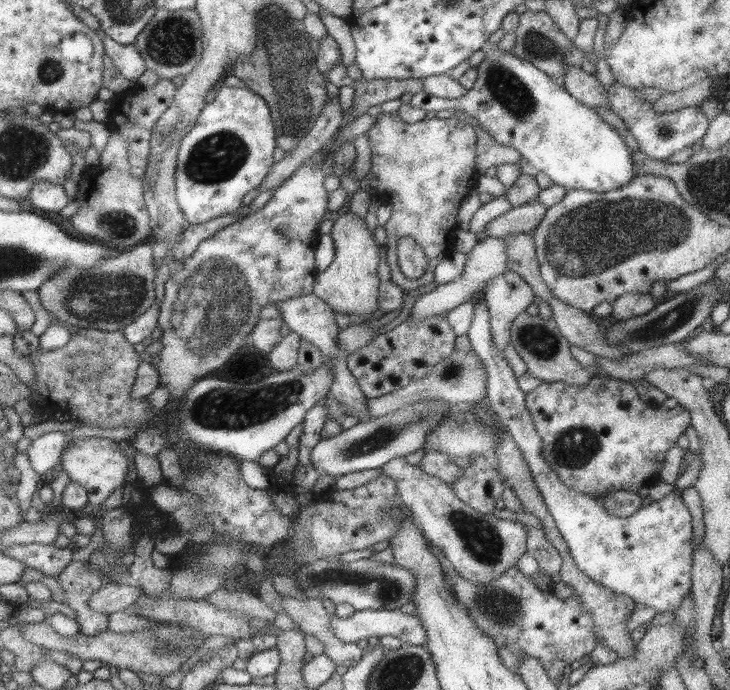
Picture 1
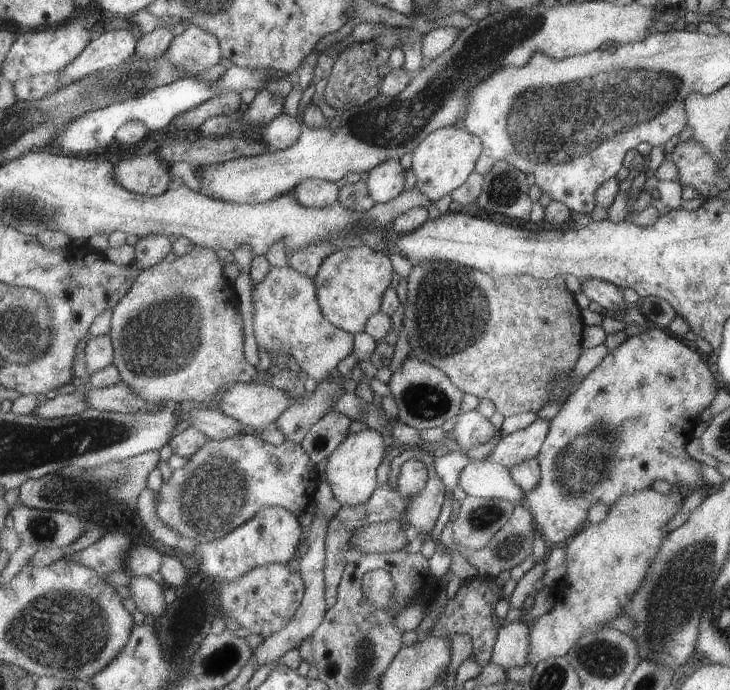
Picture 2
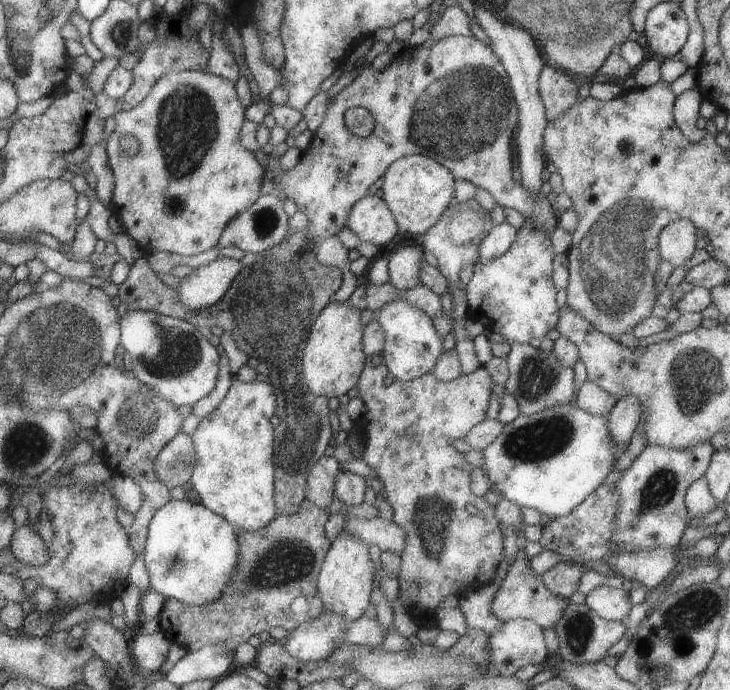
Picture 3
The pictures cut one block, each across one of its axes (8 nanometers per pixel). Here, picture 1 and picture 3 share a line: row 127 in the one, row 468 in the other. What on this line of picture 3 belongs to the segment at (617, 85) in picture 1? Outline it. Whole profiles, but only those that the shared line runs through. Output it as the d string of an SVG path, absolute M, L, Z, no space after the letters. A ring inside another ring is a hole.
M710 441L698 442L692 448L664 448L656 444L644 448L615 484L619 499L618 516L614 517L614 532L610 536L612 554L620 550L670 548L680 543L690 520L685 494L690 484L705 476L714 451Z

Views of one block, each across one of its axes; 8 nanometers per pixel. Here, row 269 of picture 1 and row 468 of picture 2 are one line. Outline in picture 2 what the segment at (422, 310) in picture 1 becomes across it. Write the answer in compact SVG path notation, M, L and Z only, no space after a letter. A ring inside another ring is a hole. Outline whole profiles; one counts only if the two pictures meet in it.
M474 461L465 466L456 488L458 493L468 496L502 498L514 507L525 500L525 492L512 480L509 468L488 461Z

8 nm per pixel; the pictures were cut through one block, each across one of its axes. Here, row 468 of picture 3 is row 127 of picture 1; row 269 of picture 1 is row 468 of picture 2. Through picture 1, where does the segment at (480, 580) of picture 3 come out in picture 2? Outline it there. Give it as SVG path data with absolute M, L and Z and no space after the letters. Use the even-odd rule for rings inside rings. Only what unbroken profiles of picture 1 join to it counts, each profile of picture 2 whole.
M404 449L402 454L391 460L391 471L388 484L390 486L398 486L398 477L401 473L401 466L404 461L419 460L426 466L428 471L428 480L426 486L420 490L420 494L416 494L410 501L410 505L406 506L406 516L409 524L418 529L418 532L432 532L442 504L445 500L446 488L442 478L438 476L436 468L434 468L434 455L427 454L422 449Z

